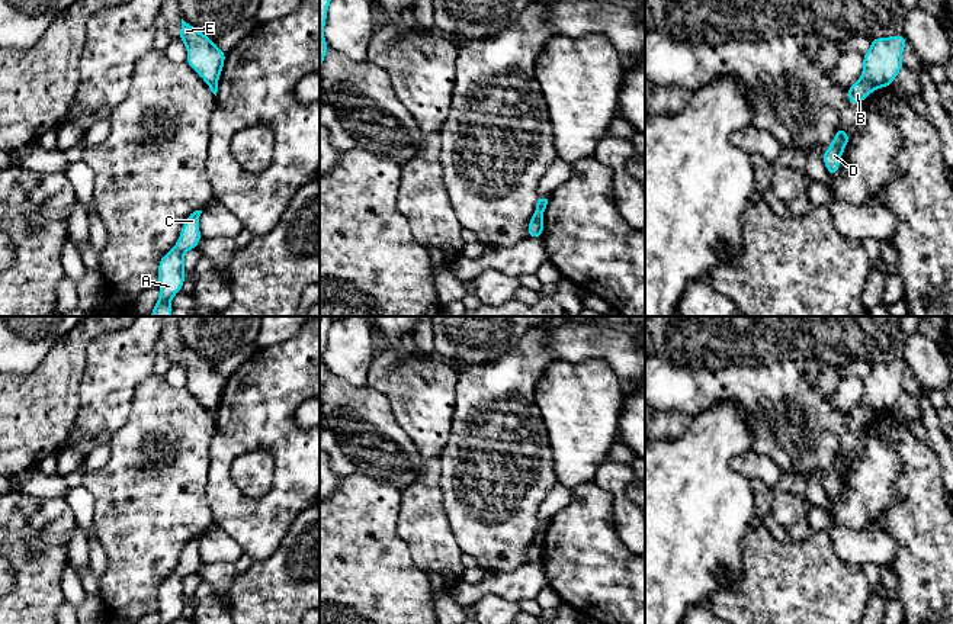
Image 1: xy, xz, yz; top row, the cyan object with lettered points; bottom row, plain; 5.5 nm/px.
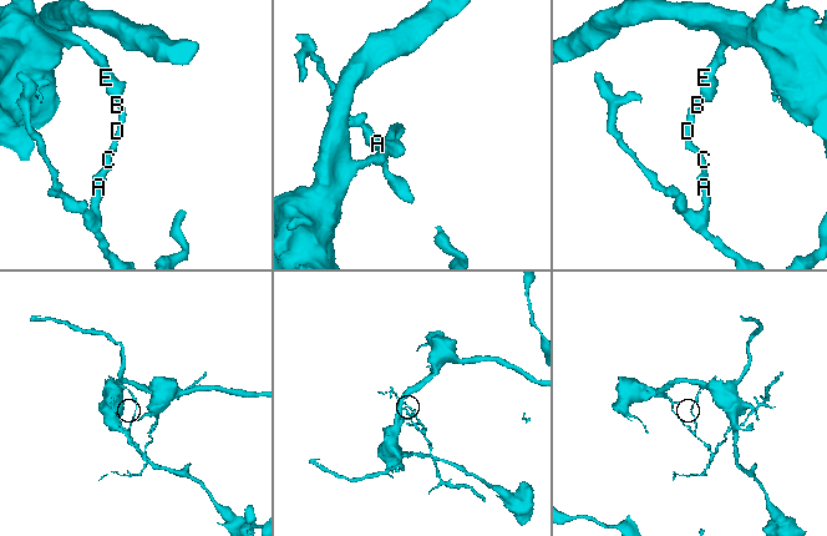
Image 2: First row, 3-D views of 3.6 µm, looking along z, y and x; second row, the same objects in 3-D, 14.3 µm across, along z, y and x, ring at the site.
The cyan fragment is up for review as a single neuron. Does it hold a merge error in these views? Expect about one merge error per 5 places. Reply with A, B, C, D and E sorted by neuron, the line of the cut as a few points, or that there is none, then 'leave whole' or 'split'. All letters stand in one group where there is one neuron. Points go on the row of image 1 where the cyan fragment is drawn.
A B C D / E | yz (860, 79), (875, 87) | split

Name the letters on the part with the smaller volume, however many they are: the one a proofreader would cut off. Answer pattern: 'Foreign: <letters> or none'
Foreign: A, B, C, D

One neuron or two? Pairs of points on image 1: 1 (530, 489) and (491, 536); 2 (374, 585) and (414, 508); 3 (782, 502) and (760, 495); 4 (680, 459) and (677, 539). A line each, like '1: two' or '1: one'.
1: one
2: two
3: one
4: one

